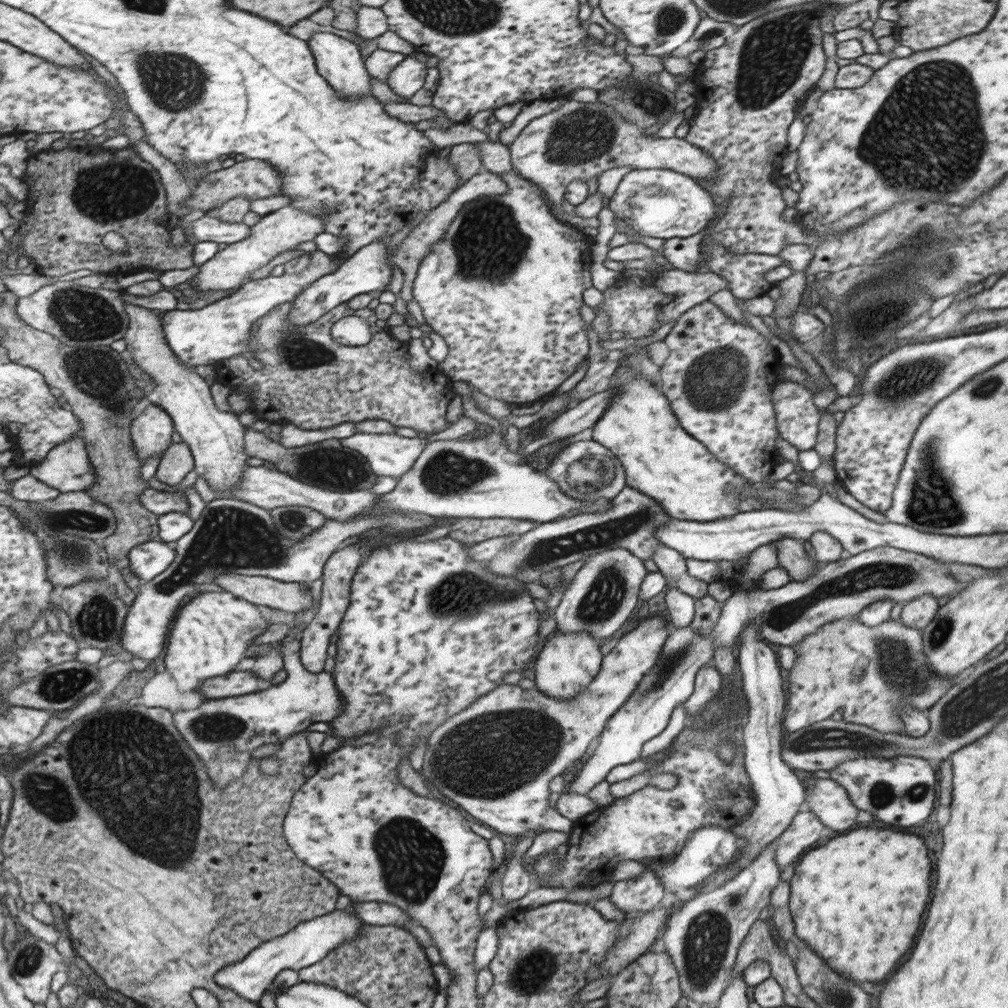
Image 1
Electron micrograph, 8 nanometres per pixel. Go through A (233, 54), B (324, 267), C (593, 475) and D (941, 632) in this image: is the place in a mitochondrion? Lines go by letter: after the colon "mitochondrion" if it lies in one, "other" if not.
A: other
B: other
C: mitochondrion
D: mitochondrion

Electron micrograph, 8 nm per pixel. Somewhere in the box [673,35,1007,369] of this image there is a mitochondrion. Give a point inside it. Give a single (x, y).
(958, 142)

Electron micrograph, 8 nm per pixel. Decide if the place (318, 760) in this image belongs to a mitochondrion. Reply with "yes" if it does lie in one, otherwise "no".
no

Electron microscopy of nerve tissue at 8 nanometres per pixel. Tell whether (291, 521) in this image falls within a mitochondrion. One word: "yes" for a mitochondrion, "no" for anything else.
yes

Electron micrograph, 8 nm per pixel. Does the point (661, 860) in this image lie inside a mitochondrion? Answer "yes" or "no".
no

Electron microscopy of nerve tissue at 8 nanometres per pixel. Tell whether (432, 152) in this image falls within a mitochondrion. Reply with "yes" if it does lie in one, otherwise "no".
no

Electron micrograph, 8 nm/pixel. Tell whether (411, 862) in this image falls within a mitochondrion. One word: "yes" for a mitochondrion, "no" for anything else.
yes

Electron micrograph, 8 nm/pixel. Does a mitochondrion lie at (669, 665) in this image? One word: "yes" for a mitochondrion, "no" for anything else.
yes

